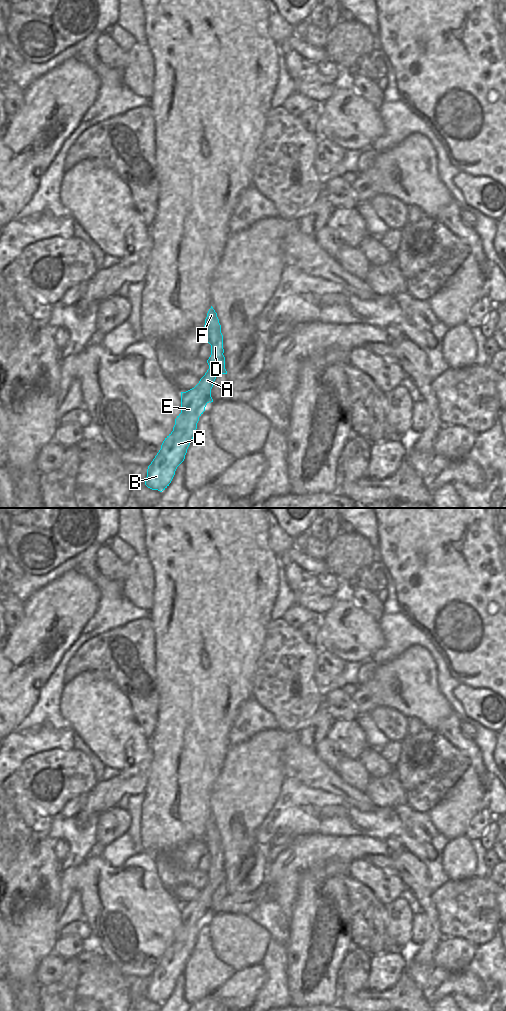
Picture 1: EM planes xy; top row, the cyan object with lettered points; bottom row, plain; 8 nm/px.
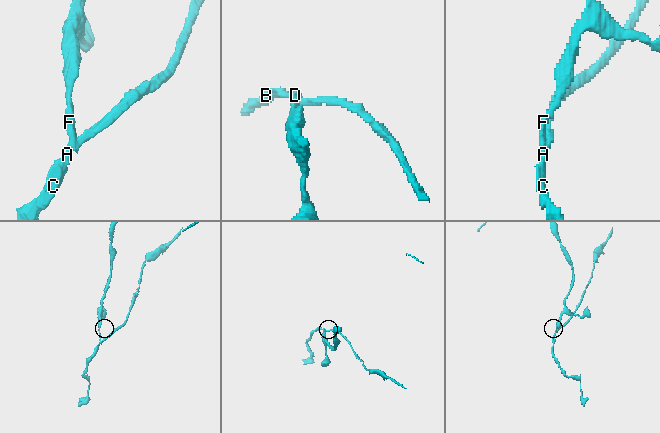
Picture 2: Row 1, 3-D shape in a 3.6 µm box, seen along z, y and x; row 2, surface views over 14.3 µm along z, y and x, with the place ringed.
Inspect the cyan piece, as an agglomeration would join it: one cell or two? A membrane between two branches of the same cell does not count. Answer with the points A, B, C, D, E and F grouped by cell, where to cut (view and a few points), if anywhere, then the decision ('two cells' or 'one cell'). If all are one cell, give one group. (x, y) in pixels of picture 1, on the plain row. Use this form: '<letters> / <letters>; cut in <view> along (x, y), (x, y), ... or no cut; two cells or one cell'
A B C E / D F; cut in xy along (224, 877), (209, 880); two cells

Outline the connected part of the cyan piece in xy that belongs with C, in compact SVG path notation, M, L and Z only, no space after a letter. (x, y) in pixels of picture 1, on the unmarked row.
M225 878L209 880L194 900L181 904L181 925L175 931L173 943L165 950L148 978L145 991L148 1000L162 1004L171 995L177 979L185 971L199 929L206 917L213 914L211 901L218 886L227 886Z

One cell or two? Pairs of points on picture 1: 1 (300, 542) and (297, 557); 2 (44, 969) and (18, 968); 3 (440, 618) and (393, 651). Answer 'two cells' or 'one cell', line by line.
1: two cells
2: two cells
3: two cells

